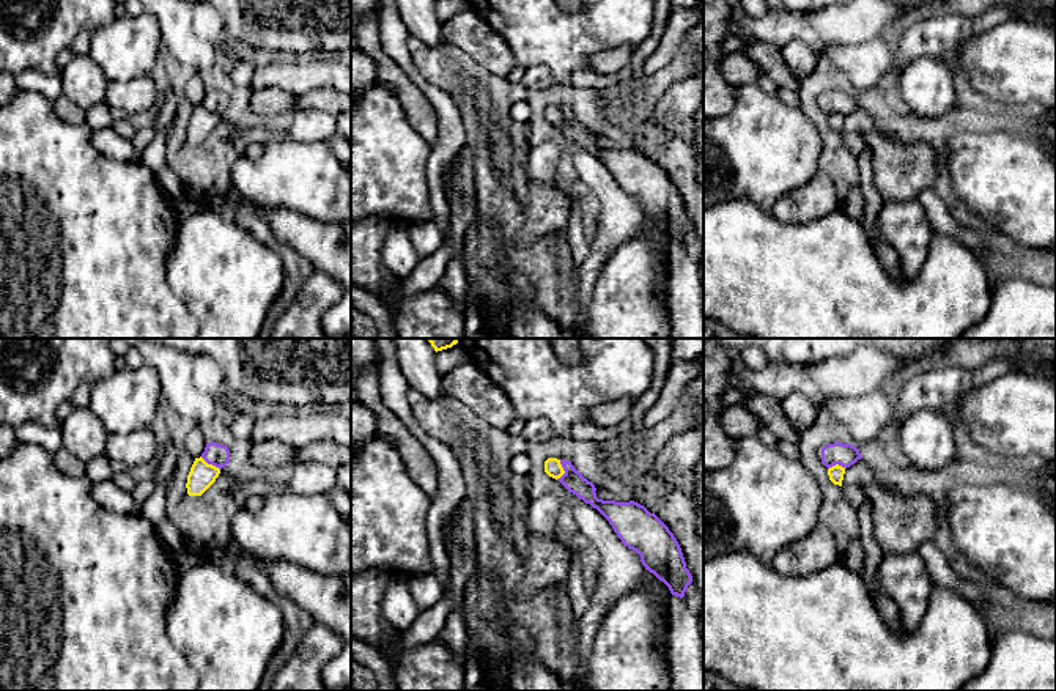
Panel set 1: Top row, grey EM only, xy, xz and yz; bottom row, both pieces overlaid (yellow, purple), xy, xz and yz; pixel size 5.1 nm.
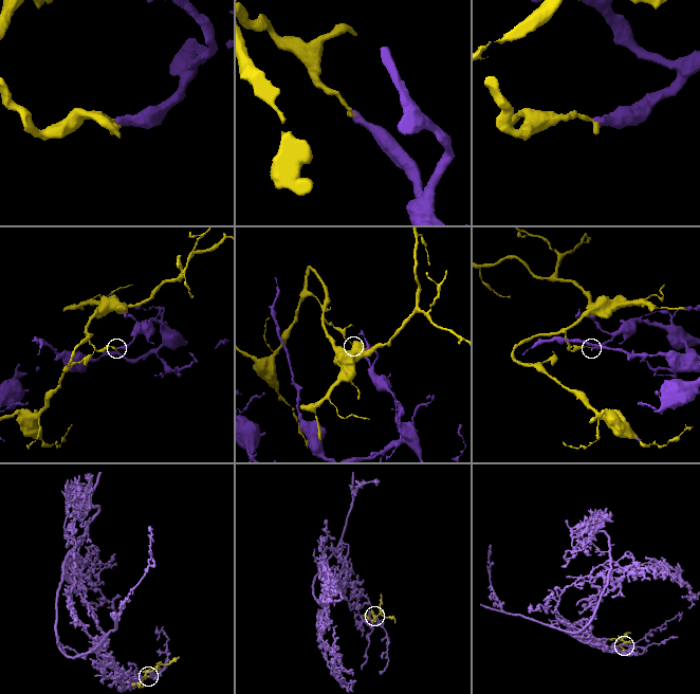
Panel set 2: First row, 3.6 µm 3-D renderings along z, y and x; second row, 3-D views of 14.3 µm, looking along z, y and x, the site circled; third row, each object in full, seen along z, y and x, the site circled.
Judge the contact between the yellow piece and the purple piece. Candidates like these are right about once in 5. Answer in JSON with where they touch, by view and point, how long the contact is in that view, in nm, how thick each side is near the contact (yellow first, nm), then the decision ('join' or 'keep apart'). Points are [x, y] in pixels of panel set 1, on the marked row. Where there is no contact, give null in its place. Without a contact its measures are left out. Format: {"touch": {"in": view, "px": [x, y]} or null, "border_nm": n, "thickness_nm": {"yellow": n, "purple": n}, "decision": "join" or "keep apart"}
{"touch": {"in": "xz", "px": [564, 471]}, "border_nm": 110, "thickness_nm": {"yellow": 90, "purple": 110}, "decision": "keep apart"}

